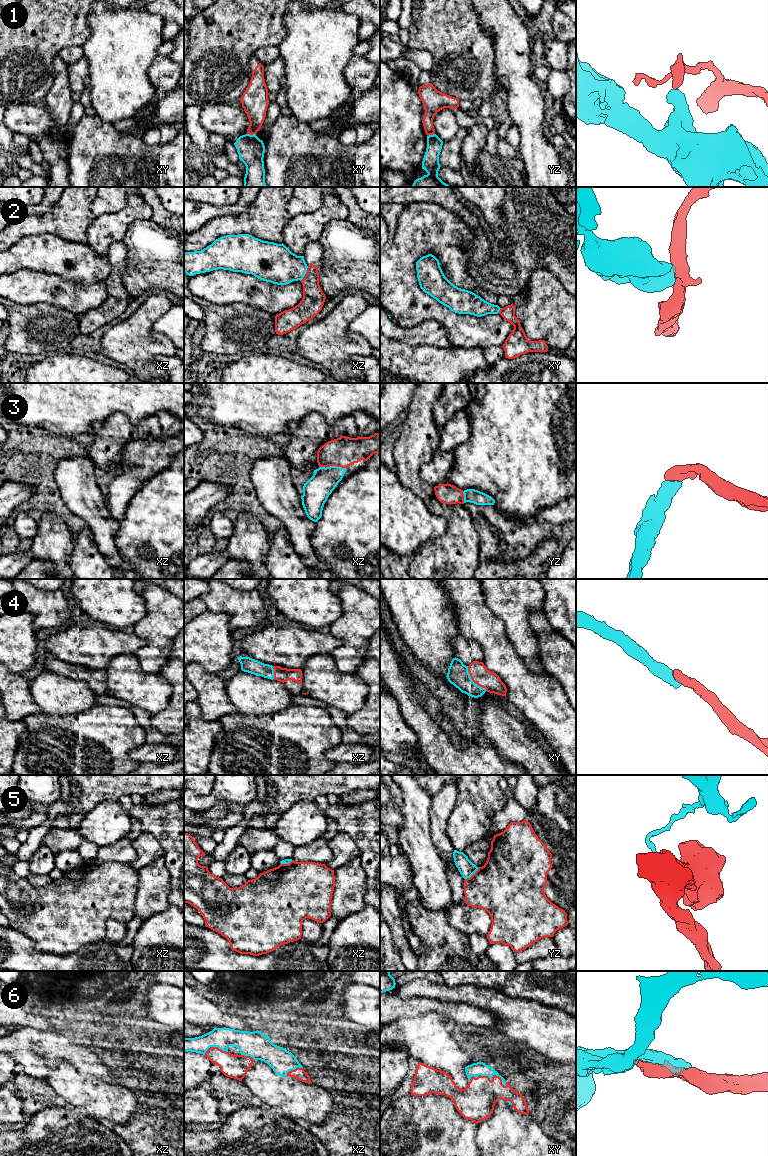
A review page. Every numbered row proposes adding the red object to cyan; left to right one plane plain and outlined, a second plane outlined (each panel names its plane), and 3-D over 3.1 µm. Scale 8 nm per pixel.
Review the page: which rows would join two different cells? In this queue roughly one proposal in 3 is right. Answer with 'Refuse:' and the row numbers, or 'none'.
Refuse: 1, 2, 5

